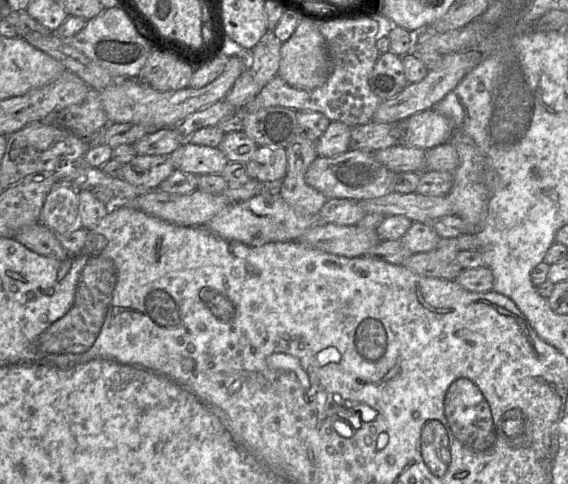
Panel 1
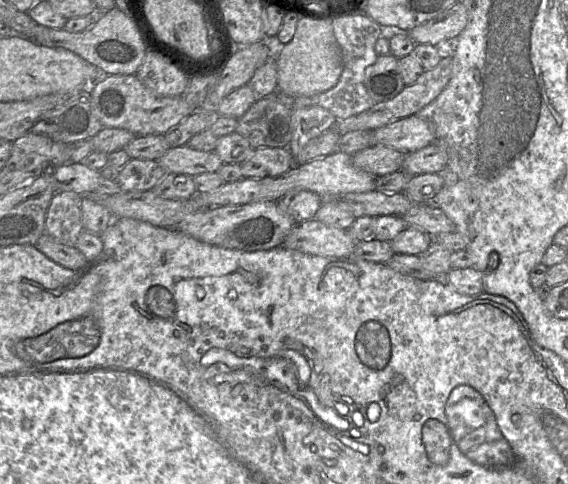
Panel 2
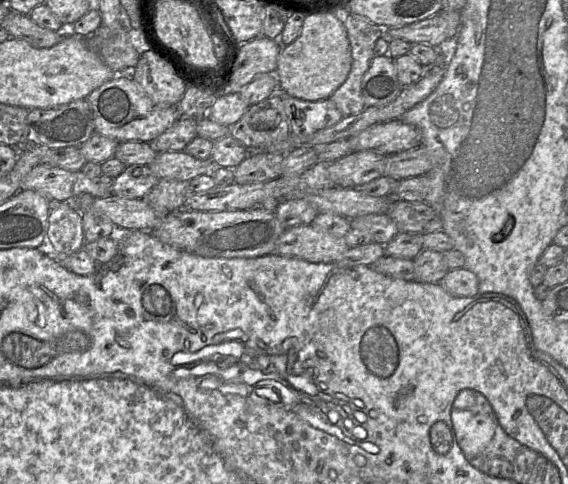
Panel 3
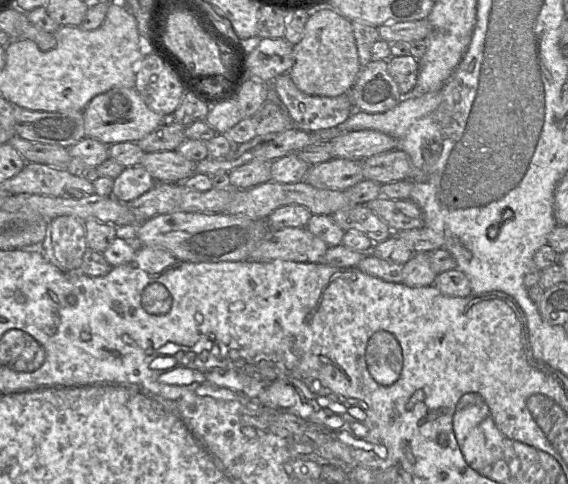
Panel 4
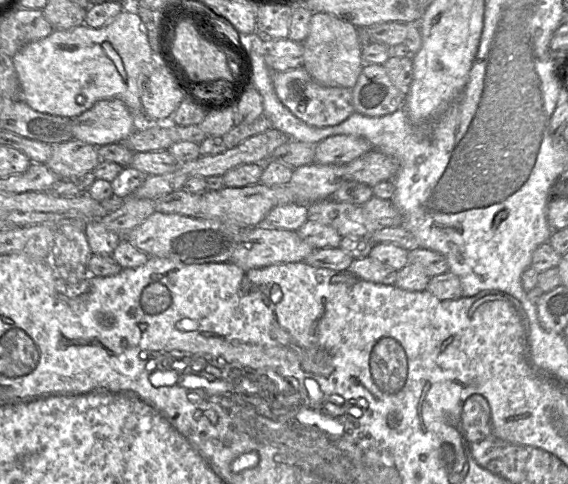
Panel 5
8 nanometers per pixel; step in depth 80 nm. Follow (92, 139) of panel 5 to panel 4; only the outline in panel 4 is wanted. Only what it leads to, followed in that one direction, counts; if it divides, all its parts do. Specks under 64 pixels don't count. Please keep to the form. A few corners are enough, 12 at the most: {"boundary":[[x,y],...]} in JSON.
{"boundary":[[114,87],[83,112],[86,138],[137,143],[169,120],[135,88]]}

